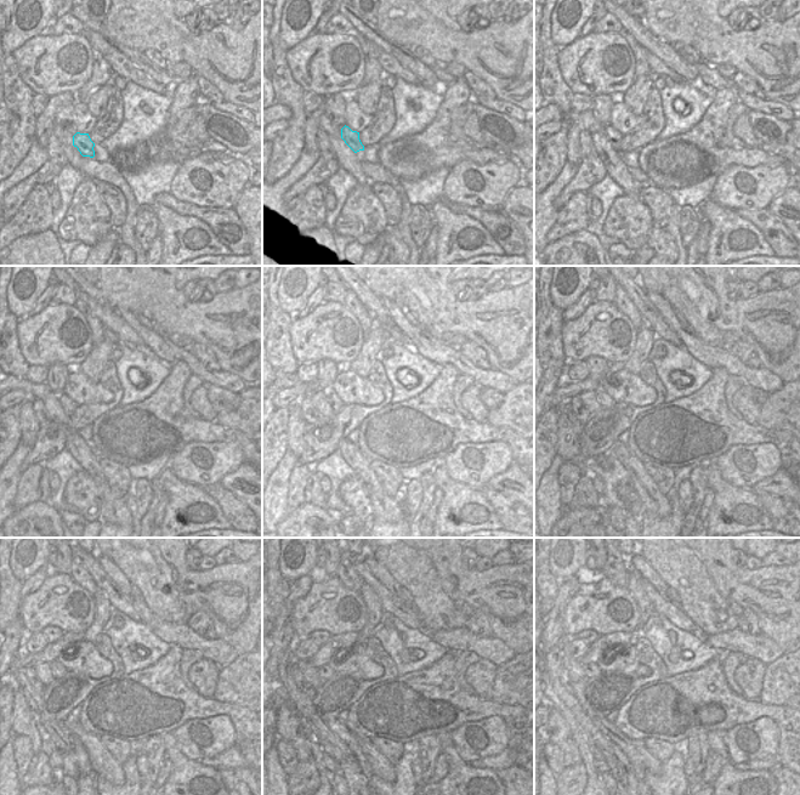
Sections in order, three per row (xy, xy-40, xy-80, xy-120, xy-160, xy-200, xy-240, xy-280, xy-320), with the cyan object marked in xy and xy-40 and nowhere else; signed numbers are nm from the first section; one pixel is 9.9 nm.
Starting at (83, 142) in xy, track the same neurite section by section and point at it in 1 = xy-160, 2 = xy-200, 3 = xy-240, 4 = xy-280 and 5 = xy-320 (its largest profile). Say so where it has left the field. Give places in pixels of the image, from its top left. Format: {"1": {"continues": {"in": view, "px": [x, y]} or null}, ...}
{"1": {"continues": {"in": "xy-160", "px": [323, 402]}}, "2": {"continues": {"in": "xy-200", "px": [594, 402]}}, "3": {"continues": {"in": "xy-240", "px": [46, 673]}}, "4": {"continues": {"in": "xy-280", "px": [315, 674]}}, "5": {"continues": {"in": "xy-320", "px": [584, 673]}}}

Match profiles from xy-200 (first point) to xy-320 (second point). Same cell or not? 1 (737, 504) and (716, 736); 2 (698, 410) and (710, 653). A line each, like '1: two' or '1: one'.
1: one
2: two

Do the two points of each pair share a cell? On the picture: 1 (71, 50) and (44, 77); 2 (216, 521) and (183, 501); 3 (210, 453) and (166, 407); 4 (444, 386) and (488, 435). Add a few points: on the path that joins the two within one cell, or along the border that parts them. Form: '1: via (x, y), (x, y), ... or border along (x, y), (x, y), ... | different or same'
1: via (64, 56), (50, 71) | same
2: via (214, 510), (206, 503), (194, 501) | same
3: border along (230, 442), (188, 442), (174, 453) | different
4: via (444, 403), (448, 413), (465, 430), (471, 431) | same

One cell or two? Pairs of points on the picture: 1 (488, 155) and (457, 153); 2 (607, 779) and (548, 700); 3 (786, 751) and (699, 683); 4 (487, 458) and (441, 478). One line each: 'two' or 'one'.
1: one
2: two
3: one
4: two

